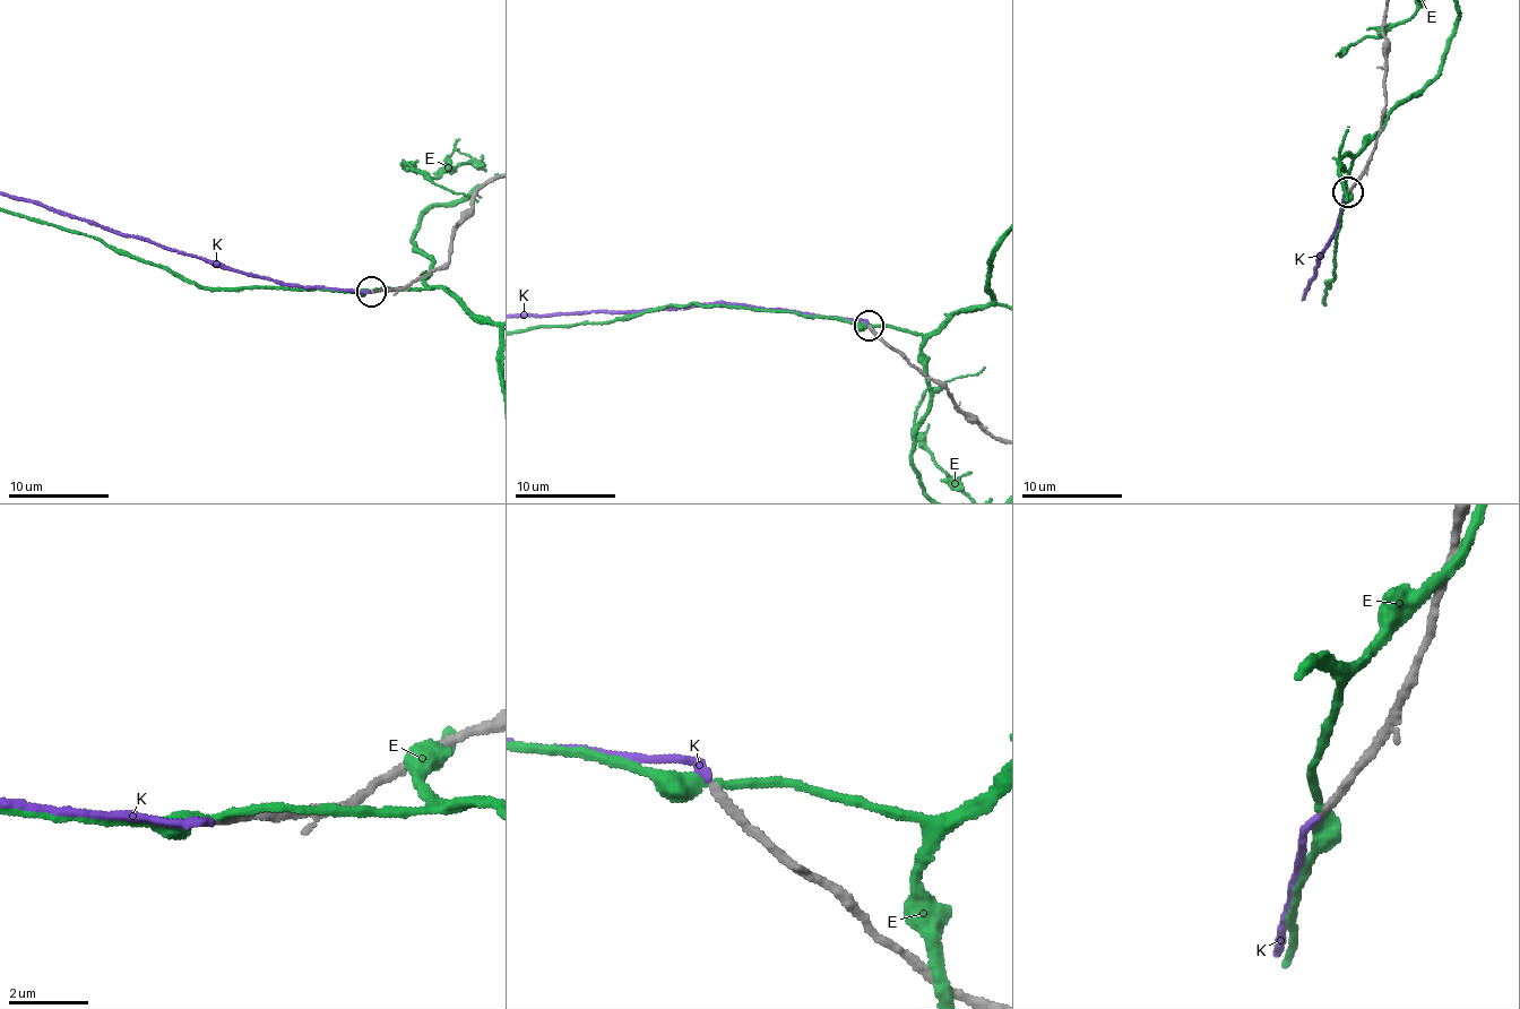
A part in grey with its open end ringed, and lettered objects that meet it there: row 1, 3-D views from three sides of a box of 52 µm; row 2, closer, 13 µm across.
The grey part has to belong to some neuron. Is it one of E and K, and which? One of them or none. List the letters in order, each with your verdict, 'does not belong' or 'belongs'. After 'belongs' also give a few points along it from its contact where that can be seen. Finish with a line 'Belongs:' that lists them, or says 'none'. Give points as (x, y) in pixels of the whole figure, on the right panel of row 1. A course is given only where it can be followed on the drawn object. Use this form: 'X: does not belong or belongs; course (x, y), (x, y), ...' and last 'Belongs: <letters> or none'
E: does not belong
K: belongs
Belongs: K

